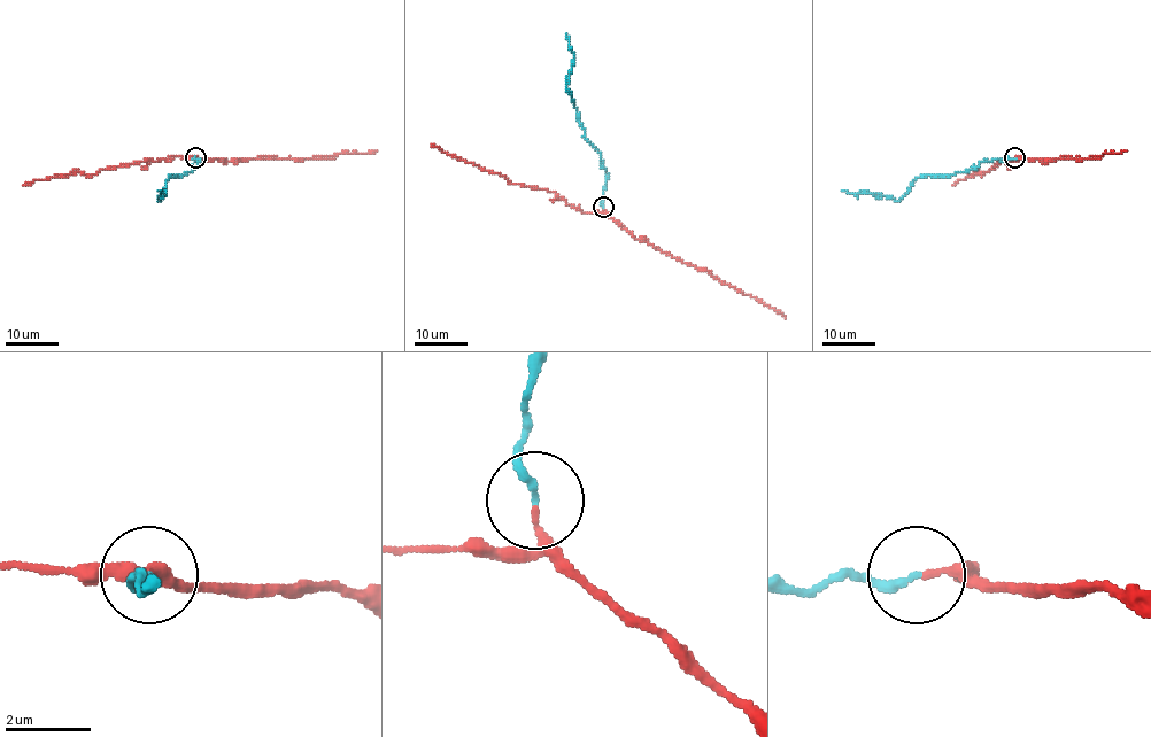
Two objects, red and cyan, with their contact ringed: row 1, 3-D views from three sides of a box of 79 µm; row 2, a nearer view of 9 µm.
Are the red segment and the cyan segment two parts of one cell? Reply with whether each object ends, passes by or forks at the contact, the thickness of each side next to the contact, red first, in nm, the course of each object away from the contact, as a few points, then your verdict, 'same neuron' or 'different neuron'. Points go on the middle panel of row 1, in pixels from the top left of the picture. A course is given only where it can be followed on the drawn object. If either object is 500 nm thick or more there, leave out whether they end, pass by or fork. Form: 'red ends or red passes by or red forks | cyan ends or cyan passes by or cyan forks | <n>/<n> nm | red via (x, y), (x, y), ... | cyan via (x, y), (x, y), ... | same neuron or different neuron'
red passes by | cyan ends | 120/190 nm | red via (603, 207), (610, 217), (636, 239), (644, 239), (664, 253), (708, 270), (786, 318) | cyan via (603, 207), (607, 171), (600, 153), (584, 137), (566, 90), (573, 53), (565, 32) | same neuron

